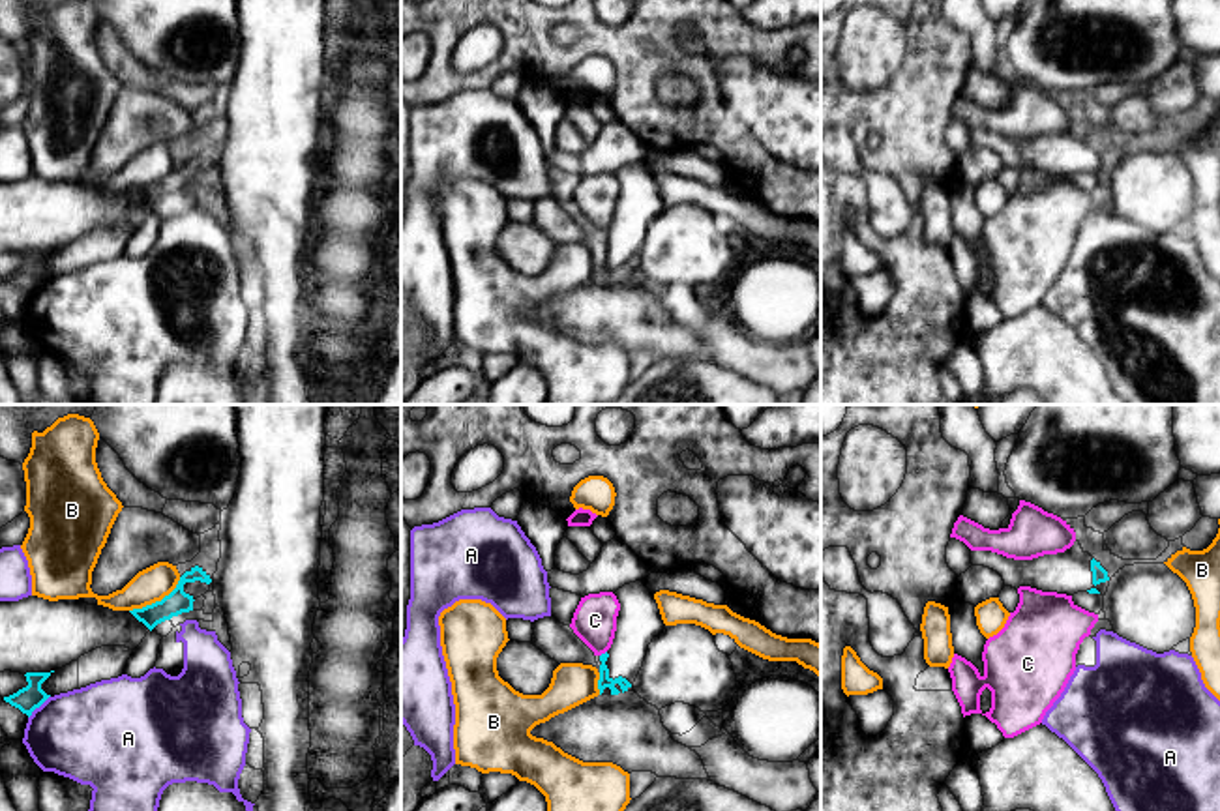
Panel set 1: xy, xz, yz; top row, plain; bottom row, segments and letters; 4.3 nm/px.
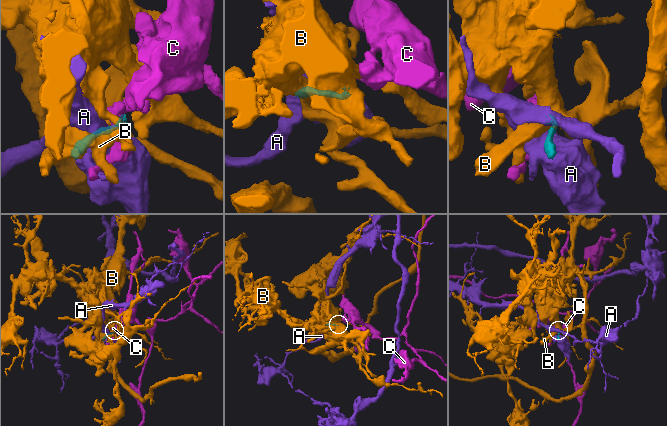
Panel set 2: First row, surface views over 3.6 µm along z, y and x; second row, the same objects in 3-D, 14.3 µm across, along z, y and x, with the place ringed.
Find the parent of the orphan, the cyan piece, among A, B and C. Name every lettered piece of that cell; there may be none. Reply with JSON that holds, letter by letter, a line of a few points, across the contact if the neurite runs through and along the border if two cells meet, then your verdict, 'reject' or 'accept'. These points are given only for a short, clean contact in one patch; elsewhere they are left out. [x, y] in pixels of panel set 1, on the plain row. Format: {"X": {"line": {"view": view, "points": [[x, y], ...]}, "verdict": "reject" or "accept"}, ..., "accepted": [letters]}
{"A": {"verdict": "reject"}, "B": {"line": {"view": "xy", "points": [[180, 158], [160, 180], [130, 191]]}, "verdict": "reject"}, "C": {"line": {"view": "xz", "points": [[606, 231], [600, 236]]}, "verdict": "reject"}, "accepted": []}

